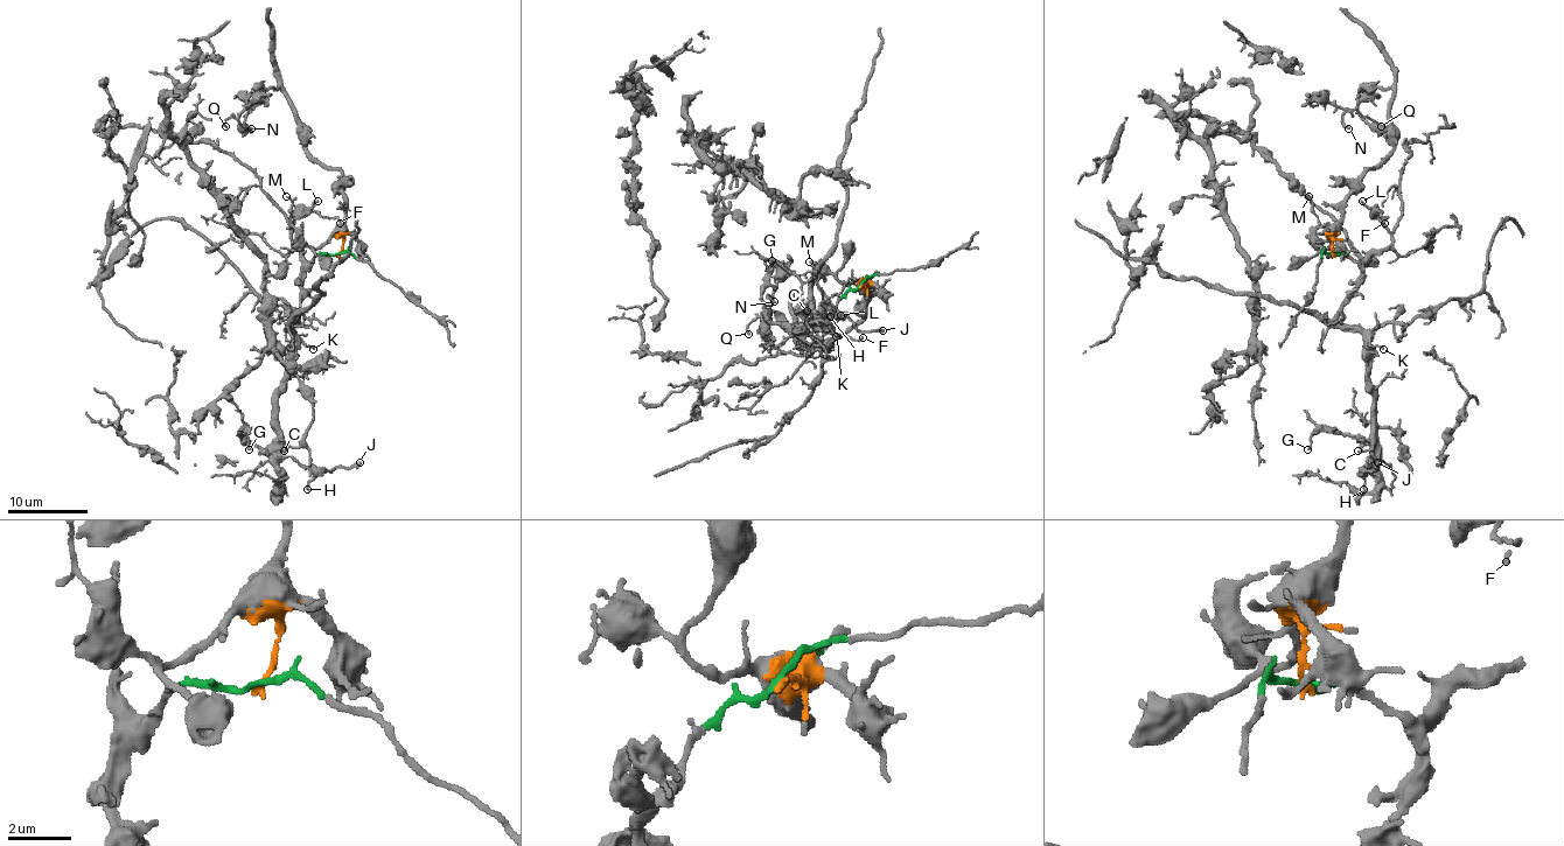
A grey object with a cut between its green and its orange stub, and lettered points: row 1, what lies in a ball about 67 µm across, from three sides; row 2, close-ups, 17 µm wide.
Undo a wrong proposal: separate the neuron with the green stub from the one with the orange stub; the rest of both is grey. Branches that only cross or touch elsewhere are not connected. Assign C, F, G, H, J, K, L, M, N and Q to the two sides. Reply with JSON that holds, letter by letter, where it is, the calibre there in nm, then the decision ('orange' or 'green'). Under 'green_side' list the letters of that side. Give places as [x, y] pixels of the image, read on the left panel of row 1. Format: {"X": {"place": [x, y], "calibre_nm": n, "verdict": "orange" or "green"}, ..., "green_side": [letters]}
{"C": {"place": [284, 451], "calibre_nm": 90, "verdict": "green"}, "F": {"place": [340, 223], "calibre_nm": 110, "verdict": "green"}, "G": {"place": [249, 449], "calibre_nm": 140, "verdict": "green"}, "H": {"place": [307, 489], "calibre_nm": 140, "verdict": "green"}, "J": {"place": [360, 462], "calibre_nm": 240, "verdict": "green"}, "K": {"place": [313, 349], "calibre_nm": 100, "verdict": "green"}, "L": {"place": [318, 201], "calibre_nm": 130, "verdict": "green"}, "M": {"place": [286, 196], "calibre_nm": 100, "verdict": "orange"}, "N": {"place": [251, 128], "calibre_nm": 110, "verdict": "orange"}, "Q": {"place": [225, 126], "calibre_nm": 120, "verdict": "orange"}, "green_side": ["C", "F", "G", "H", "J", "K", "L"]}

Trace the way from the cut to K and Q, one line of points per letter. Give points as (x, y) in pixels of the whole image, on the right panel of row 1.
K: (1333, 253), (1343, 253), (1357, 263), (1361, 273), (1360, 287), (1331, 323), (1360, 329), (1372, 345), (1383, 349)
Q: (1333, 253), (1331, 235), (1341, 217), (1341, 201), (1394, 147), (1391, 89), (1360, 92), (1357, 111), (1381, 126)

